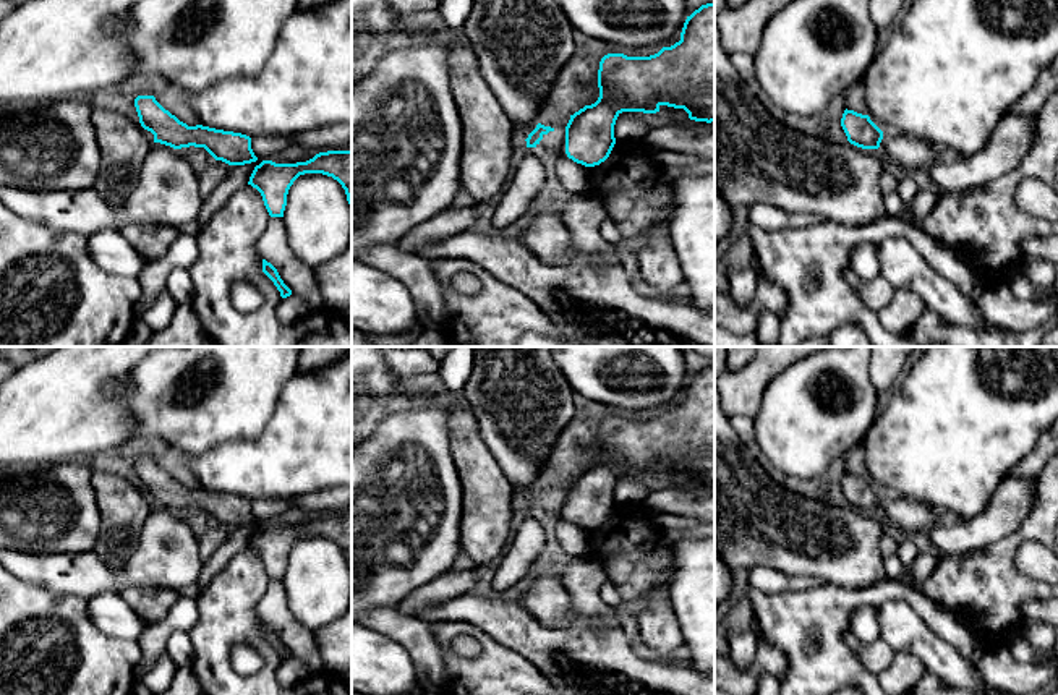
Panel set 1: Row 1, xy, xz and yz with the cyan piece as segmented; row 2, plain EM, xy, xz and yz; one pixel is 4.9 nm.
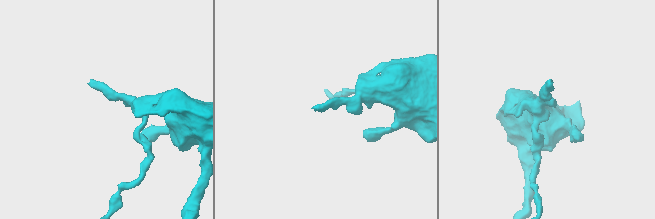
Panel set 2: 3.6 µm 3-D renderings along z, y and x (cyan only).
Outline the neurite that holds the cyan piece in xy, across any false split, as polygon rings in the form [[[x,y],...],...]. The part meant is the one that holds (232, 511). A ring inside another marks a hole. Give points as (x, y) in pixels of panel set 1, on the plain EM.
[[[138,458],[134,470],[139,486],[154,497],[154,505],[181,510],[204,510],[215,523],[228,528],[256,525],[251,501],[241,496],[215,492],[203,488],[188,489],[165,473],[154,458]]]

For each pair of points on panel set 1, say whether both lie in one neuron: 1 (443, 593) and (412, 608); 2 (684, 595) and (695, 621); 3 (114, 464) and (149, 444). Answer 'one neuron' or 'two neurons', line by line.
1: one neuron
2: one neuron
3: one neuron

